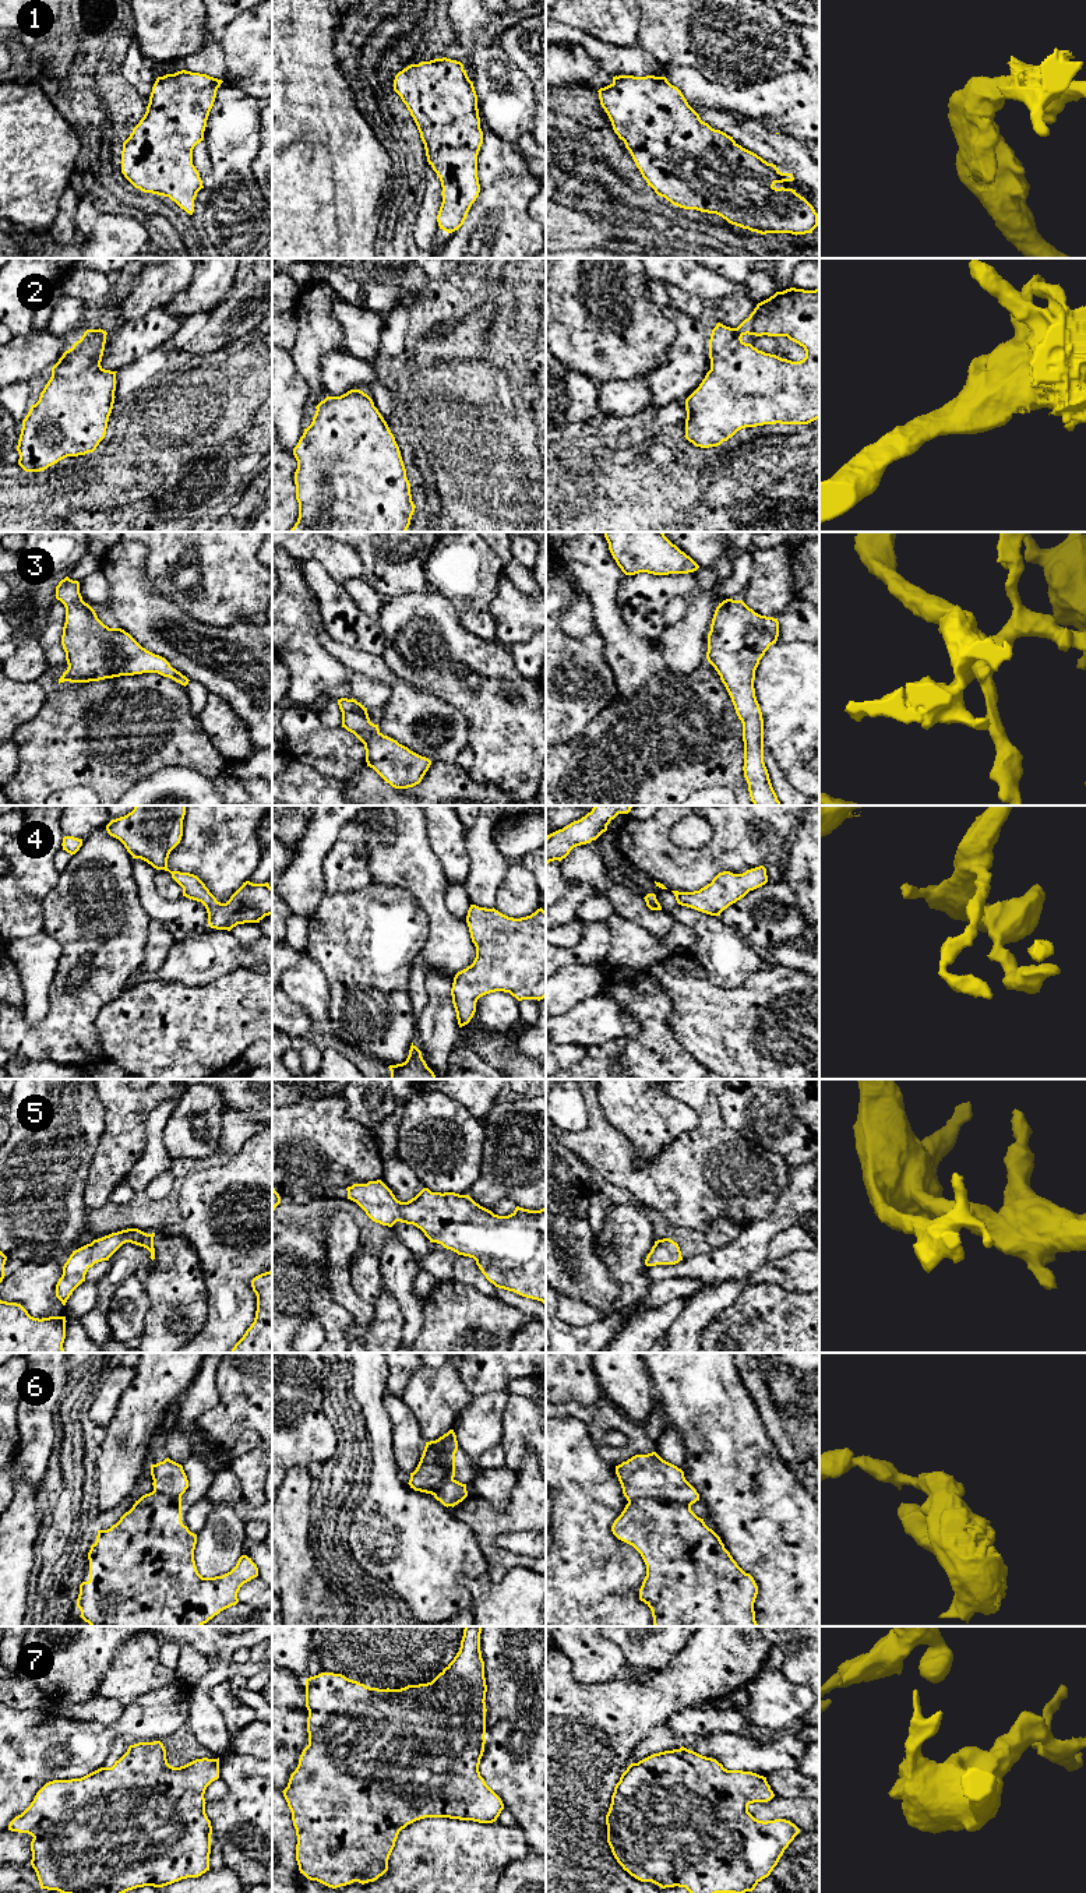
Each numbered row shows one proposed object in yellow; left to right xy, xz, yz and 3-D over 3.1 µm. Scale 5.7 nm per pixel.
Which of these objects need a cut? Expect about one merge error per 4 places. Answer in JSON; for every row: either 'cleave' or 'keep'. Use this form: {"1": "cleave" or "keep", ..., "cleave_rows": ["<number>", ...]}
{"1": "keep", "2": "keep", "3": "keep", "4": "keep", "5": "keep", "6": "cleave", "7": "keep", "cleave_rows": ["6"]}

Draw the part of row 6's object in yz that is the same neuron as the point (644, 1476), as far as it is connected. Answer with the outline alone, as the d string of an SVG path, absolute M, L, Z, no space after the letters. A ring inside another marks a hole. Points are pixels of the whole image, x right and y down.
M656 1452L632 1456L616 1466L616 1474L628 1502L638 1498L670 1498L691 1506L699 1501L699 1494L685 1480L684 1471Z

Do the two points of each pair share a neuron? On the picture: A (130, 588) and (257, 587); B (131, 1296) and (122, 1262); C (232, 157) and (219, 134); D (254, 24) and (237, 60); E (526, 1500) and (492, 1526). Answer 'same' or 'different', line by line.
A: different
B: different
C: same
D: same
E: same

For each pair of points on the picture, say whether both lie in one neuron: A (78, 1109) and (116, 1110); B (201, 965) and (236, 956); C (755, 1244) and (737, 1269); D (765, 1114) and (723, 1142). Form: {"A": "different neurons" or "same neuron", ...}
{"A": "different neurons", "B": "same neuron", "C": "same neuron", "D": "different neurons"}

